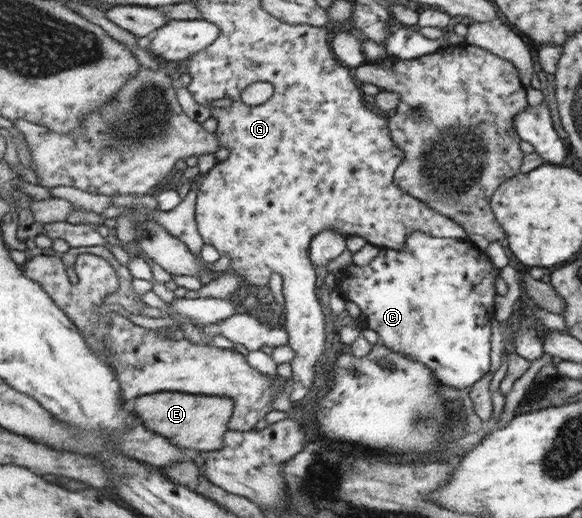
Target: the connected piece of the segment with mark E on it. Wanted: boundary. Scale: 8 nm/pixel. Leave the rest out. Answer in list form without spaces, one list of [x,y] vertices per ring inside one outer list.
[[[160,392],[136,401],[136,415],[142,417],[144,425],[164,437],[174,445],[198,451],[218,450],[224,444],[224,431],[229,425],[235,403],[232,398],[194,395],[179,392]]]

